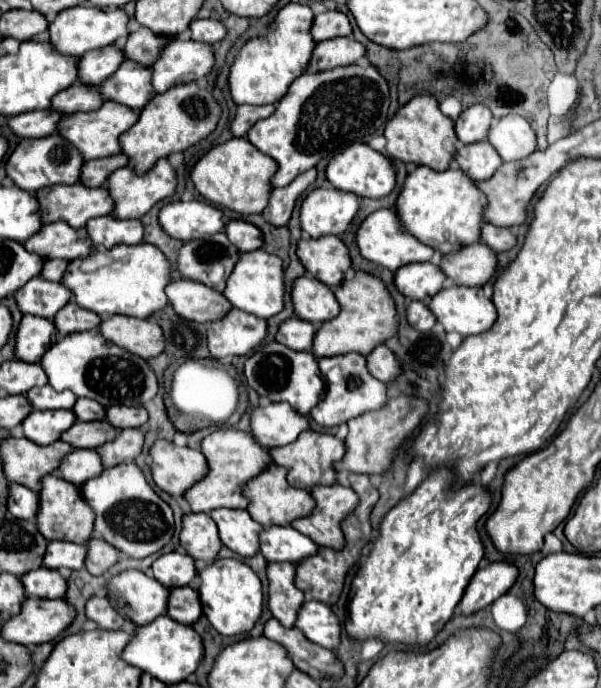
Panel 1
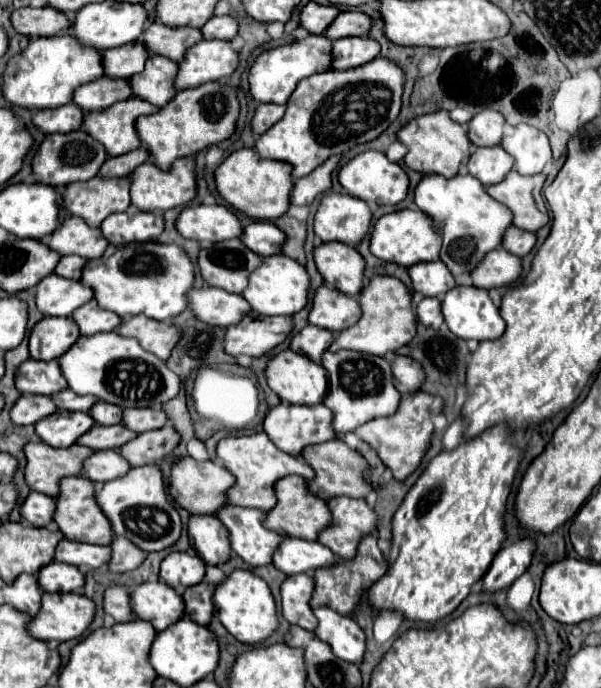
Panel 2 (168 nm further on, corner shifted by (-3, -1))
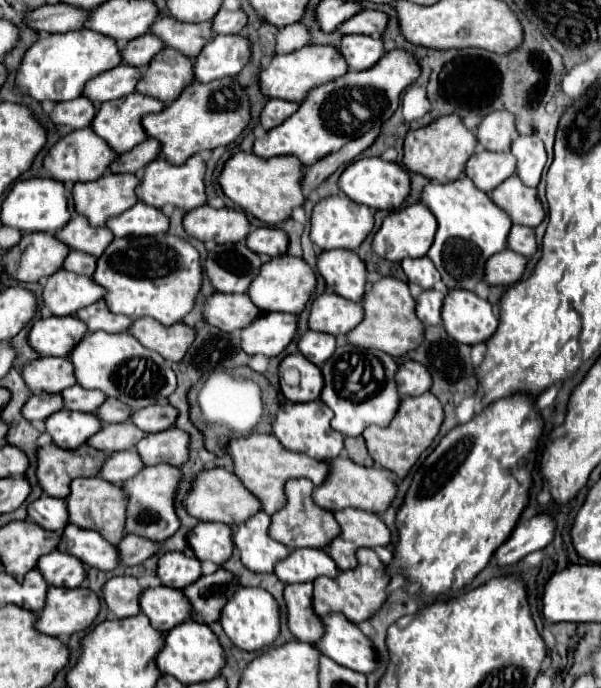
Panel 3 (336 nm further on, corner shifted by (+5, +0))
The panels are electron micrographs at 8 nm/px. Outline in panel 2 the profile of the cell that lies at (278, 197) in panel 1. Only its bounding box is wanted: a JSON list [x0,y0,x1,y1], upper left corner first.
[291,155,341,205]

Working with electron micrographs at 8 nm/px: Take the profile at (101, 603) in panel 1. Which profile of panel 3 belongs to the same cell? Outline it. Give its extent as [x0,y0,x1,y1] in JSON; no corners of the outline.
[103,576,143,618]

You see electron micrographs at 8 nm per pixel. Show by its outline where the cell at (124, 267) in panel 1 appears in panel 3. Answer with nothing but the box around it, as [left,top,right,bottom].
[93,236,203,326]

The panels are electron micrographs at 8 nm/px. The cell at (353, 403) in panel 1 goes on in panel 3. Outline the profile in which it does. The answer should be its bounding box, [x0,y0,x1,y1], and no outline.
[321,344,399,436]

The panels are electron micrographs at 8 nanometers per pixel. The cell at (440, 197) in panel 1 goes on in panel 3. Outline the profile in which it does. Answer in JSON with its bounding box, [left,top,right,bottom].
[421,176,511,290]

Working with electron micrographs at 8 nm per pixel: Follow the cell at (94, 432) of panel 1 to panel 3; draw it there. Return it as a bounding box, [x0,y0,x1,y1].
[89,422,147,454]

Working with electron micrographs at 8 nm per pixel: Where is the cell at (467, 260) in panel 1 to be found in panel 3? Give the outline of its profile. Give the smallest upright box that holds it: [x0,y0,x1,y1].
[485,250,529,286]

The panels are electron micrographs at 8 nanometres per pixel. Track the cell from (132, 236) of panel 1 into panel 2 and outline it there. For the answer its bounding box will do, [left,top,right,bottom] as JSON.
[101,213,163,245]

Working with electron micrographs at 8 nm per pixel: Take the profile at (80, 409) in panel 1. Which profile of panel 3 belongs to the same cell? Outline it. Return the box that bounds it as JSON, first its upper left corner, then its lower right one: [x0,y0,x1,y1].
[97,398,133,424]

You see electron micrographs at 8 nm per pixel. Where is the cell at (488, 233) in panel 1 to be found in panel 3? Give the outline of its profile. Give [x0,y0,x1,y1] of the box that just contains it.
[509,224,537,258]

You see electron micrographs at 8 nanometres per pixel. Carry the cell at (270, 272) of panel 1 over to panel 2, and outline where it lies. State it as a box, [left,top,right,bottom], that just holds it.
[241,255,309,315]

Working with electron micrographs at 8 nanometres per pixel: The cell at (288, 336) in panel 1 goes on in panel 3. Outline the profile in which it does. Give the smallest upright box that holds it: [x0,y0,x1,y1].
[299,330,335,366]

